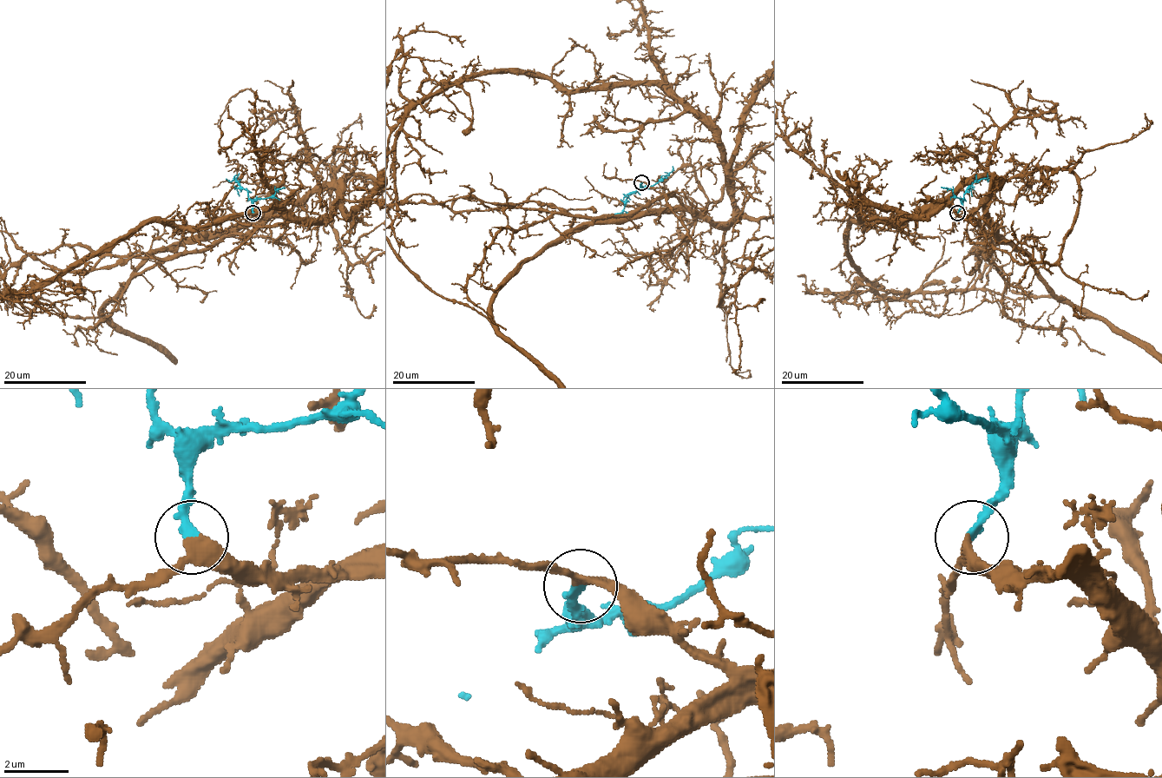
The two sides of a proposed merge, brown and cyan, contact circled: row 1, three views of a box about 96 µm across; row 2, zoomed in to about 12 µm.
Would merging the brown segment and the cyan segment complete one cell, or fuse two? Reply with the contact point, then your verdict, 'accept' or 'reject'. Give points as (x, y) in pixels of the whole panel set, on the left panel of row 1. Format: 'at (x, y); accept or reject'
at (252, 213); accept

